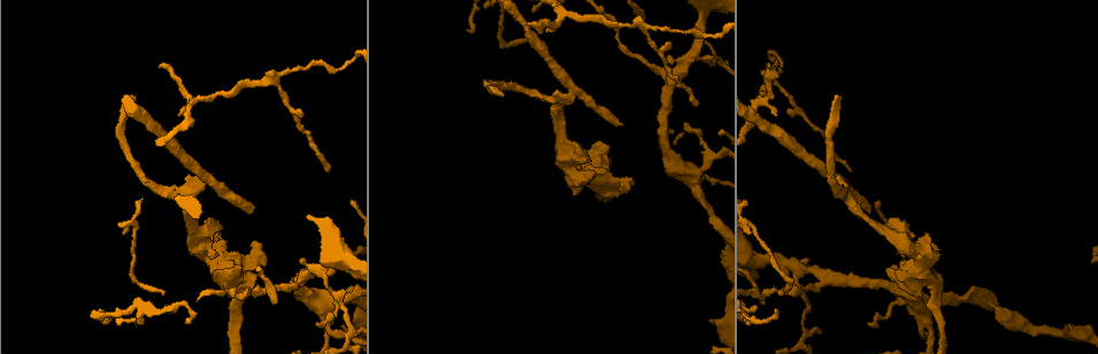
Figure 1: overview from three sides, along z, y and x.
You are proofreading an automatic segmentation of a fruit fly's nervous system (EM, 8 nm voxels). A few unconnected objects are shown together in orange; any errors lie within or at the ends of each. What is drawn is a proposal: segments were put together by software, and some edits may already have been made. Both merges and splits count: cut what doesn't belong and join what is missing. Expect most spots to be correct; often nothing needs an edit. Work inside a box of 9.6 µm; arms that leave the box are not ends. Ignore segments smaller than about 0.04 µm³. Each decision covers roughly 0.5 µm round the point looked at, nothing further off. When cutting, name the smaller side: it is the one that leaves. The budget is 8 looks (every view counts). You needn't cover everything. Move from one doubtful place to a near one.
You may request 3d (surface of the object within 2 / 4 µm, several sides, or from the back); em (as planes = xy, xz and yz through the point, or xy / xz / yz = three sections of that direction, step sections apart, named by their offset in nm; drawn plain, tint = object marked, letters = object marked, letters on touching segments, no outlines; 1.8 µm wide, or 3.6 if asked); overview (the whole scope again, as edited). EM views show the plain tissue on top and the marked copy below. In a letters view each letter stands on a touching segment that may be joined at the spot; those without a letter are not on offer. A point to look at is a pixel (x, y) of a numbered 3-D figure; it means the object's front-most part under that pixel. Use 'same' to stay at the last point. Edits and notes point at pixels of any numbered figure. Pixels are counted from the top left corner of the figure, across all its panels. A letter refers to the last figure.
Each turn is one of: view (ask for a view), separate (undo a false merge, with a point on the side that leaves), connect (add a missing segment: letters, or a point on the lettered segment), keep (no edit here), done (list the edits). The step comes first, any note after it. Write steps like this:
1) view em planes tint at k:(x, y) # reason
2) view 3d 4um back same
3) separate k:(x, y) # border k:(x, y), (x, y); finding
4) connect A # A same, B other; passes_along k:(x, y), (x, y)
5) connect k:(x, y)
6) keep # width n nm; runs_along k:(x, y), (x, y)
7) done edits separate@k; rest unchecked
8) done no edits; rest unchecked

view 3d 2um at 1:(134, 96) # free end

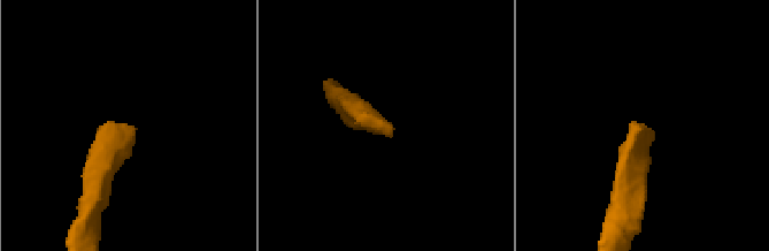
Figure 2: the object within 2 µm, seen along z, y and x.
view em planes tint at 2:(649, 129)

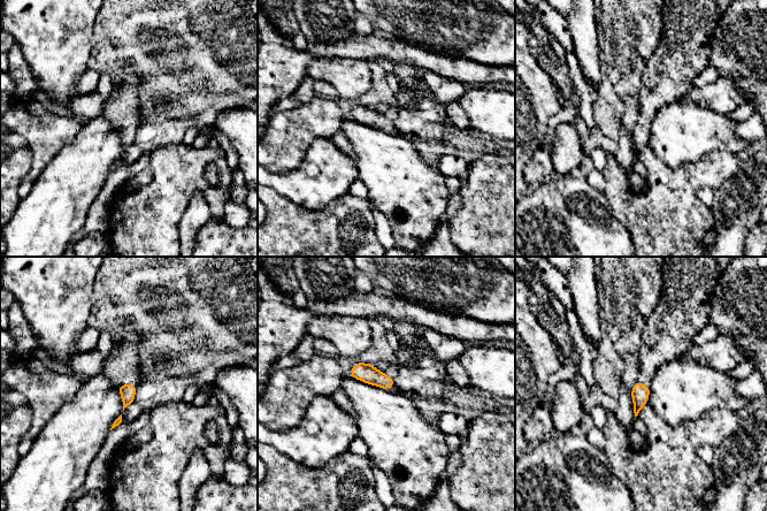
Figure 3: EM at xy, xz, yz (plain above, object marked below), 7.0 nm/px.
view em planes letters same # see the neighbours

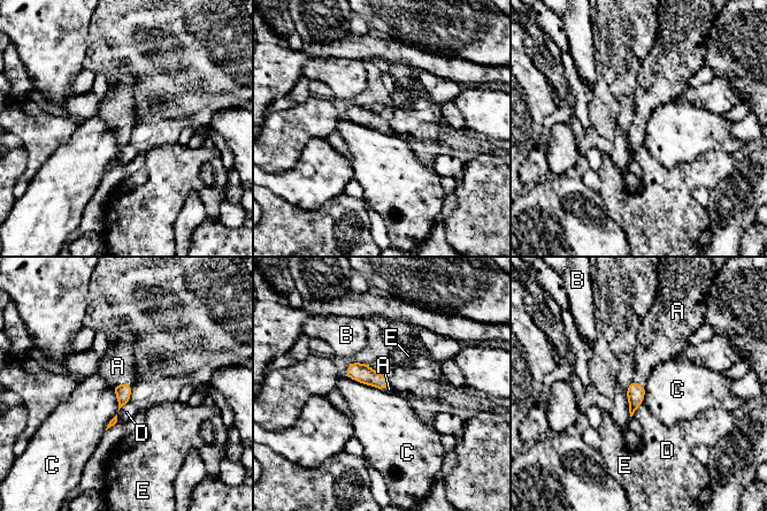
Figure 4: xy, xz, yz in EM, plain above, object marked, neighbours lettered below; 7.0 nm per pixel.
connect A # width 100 nm; A same, B other, C other, D other, E other; passes_along 4:(122, 391), (122, 384), (117, 366); the cell continues

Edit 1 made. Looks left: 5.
view em planes letters at 1:(695, 48) # a fork

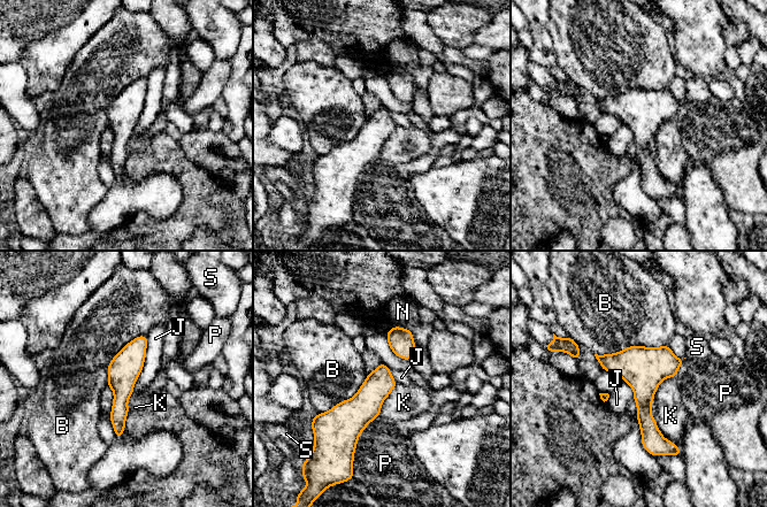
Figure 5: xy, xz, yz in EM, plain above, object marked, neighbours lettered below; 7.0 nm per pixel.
keep # width 200 nm; B other, J other, K other, N other, P other, S other; runs_along 5:(144, 338), (122, 374), (119, 433); continuous, no second cell

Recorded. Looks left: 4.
done edits connect@4; rest unchecked

